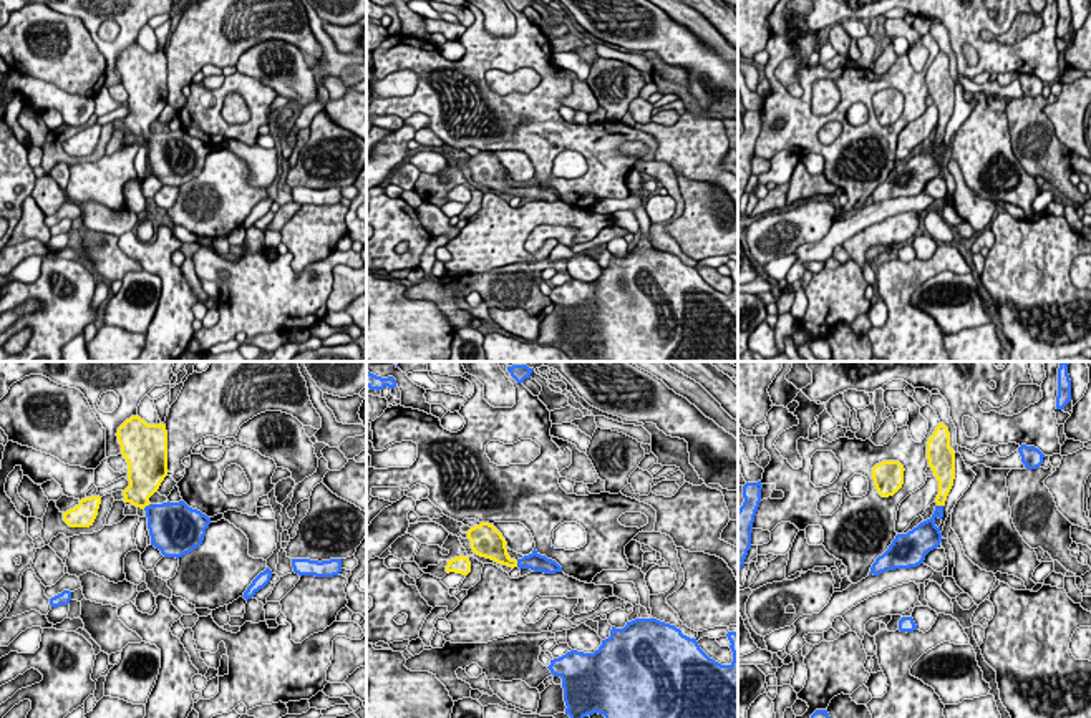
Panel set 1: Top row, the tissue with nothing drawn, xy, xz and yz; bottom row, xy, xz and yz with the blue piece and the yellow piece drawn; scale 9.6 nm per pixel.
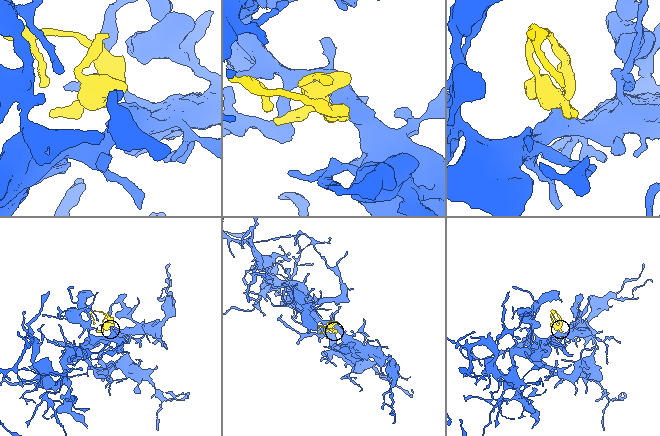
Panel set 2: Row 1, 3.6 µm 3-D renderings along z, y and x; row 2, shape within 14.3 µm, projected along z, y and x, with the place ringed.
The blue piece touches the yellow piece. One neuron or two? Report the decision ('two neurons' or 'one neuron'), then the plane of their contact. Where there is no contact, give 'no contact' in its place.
one neuron | xy

